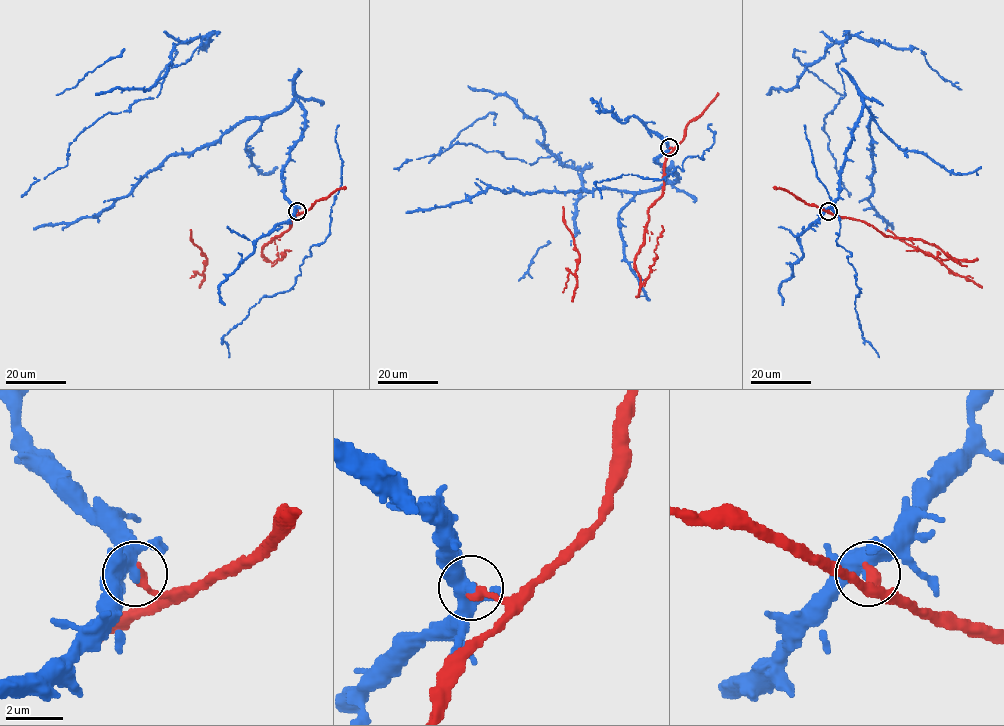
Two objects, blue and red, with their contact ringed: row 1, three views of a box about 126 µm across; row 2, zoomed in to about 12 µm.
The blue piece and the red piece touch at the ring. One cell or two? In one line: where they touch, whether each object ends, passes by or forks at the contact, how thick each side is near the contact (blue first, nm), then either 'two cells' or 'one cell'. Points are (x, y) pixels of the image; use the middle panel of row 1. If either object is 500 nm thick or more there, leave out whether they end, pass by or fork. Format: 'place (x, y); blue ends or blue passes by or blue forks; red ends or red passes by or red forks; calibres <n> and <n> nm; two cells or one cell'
place (669, 147); blue forks; red ends; calibres 300 and 380 nm; two cells

